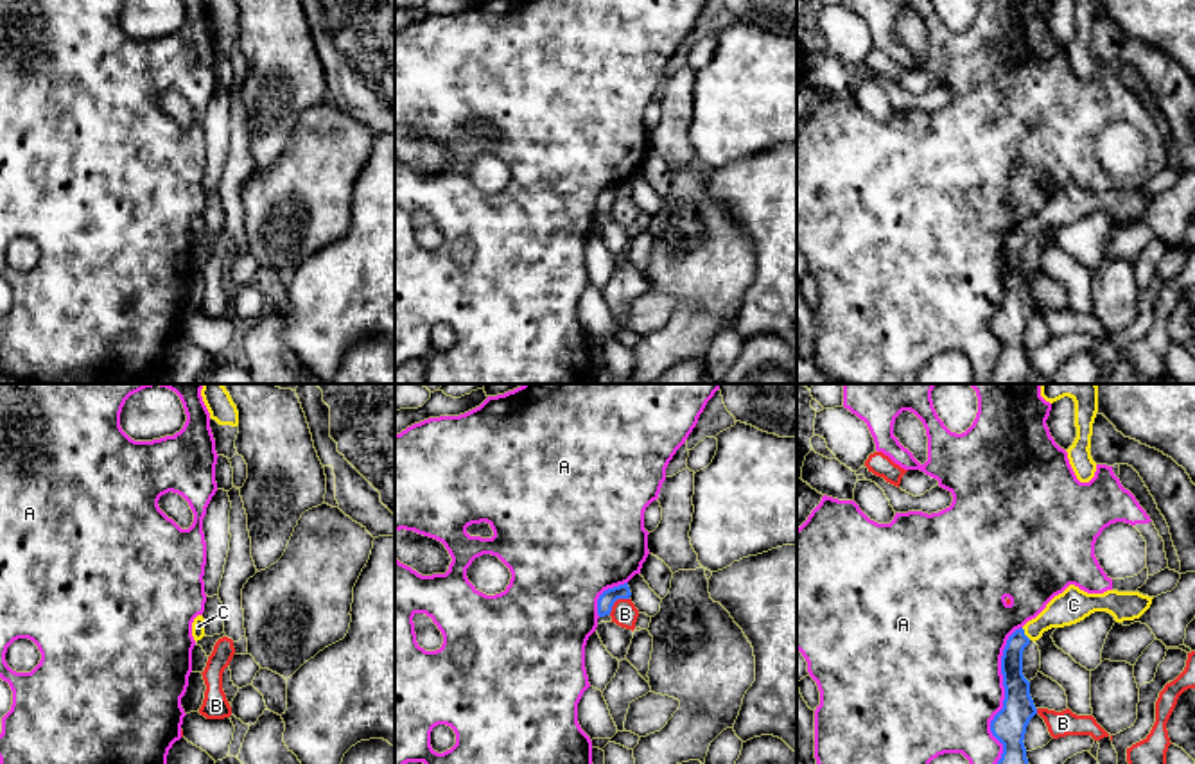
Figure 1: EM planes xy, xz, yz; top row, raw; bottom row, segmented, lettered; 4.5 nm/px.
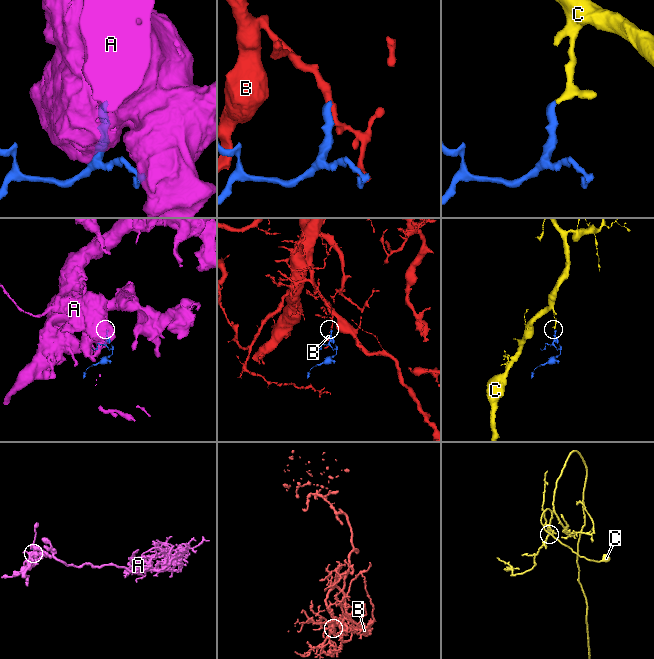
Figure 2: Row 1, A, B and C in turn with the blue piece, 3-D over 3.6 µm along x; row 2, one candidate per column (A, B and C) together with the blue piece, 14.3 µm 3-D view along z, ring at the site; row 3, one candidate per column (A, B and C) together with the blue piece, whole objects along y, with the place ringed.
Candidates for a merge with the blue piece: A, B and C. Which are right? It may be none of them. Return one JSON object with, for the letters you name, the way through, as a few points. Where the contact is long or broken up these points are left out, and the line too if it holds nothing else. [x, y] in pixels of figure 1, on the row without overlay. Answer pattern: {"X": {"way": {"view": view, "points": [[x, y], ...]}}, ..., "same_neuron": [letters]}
{"C": {"way": {"view": "yz", "points": [[1016, 284], [1014, 244], [1023, 232], [1070, 205]]}}, "same_neuron": ["C"]}

